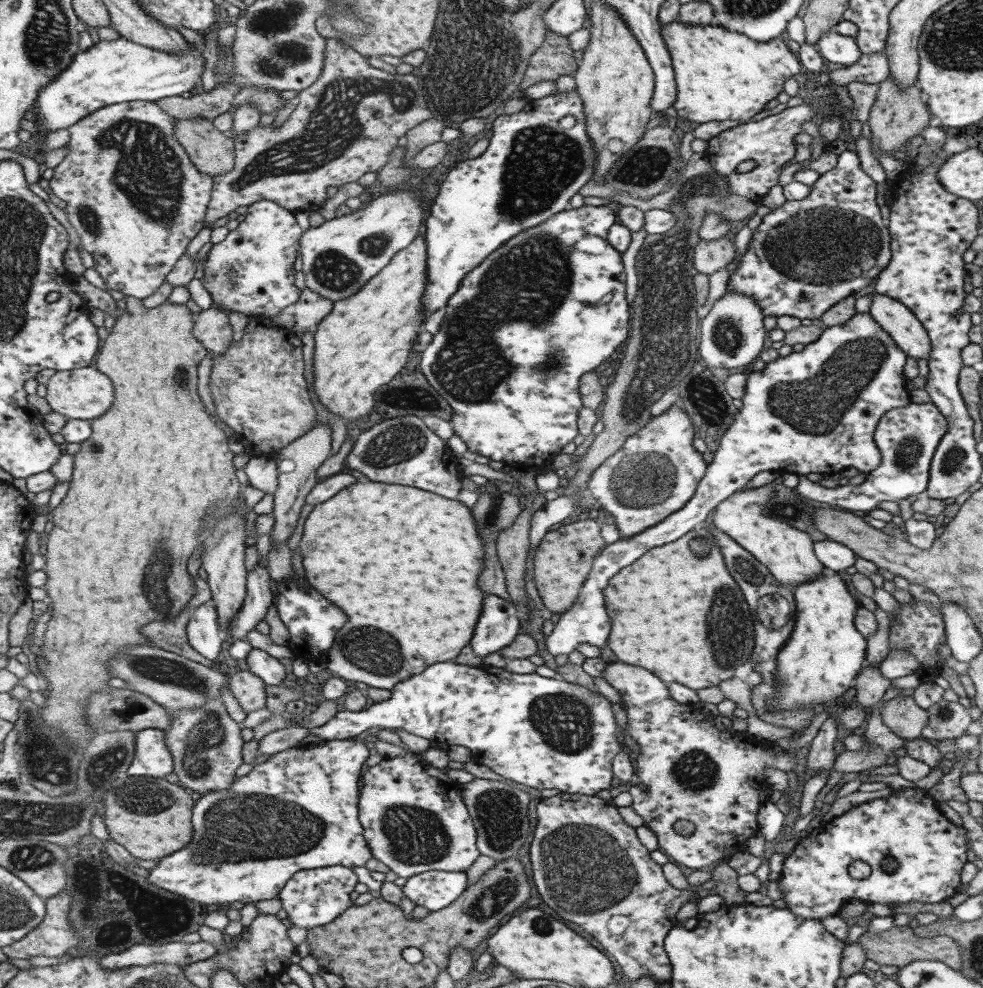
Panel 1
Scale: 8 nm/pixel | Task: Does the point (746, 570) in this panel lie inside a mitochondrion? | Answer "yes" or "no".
yes

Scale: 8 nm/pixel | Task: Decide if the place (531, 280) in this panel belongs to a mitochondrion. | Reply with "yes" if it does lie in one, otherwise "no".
yes

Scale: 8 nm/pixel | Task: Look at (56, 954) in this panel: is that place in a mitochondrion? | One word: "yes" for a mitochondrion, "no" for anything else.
no

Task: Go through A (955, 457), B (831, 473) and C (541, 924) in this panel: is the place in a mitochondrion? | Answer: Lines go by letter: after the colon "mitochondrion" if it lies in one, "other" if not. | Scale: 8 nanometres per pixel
A: mitochondrion
B: other
C: mitochondrion

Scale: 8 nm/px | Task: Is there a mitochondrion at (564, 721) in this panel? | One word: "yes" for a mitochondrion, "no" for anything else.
yes

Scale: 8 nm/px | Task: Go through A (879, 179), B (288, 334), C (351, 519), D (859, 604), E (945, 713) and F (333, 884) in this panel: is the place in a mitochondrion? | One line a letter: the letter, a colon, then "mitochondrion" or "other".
A: other
B: other
C: other
D: other
E: mitochondrion
F: other

